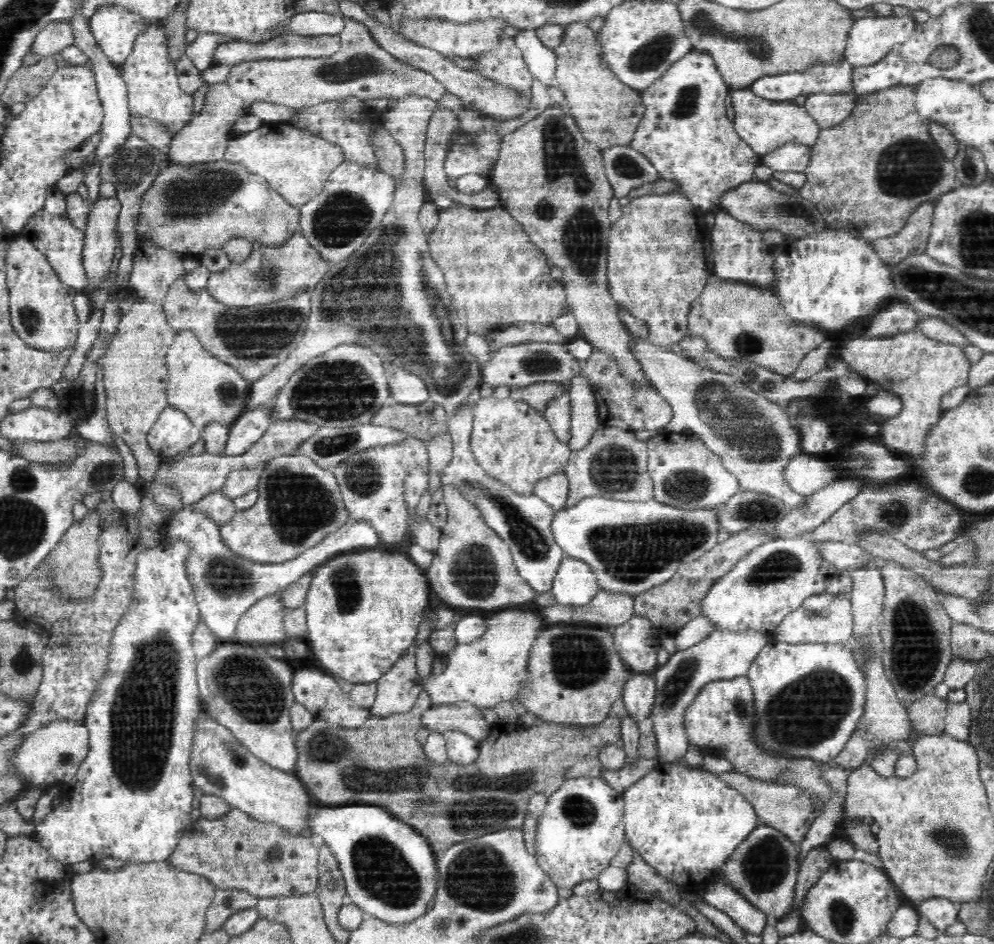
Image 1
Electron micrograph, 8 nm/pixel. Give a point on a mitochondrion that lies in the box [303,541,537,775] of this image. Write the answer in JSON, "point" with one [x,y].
{"point":[344,577]}

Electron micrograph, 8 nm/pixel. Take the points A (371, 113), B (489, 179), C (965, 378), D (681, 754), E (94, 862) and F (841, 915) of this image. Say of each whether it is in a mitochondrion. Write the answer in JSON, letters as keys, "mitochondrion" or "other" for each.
{"A":"other","B":"other","C":"other","D":"other","E":"other","F":"mitochondrion"}

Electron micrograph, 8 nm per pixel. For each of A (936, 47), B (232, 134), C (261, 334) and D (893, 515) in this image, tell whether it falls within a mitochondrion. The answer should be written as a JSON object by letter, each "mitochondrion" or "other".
{"A":"mitochondrion","B":"other","C":"mitochondrion","D":"mitochondrion"}

